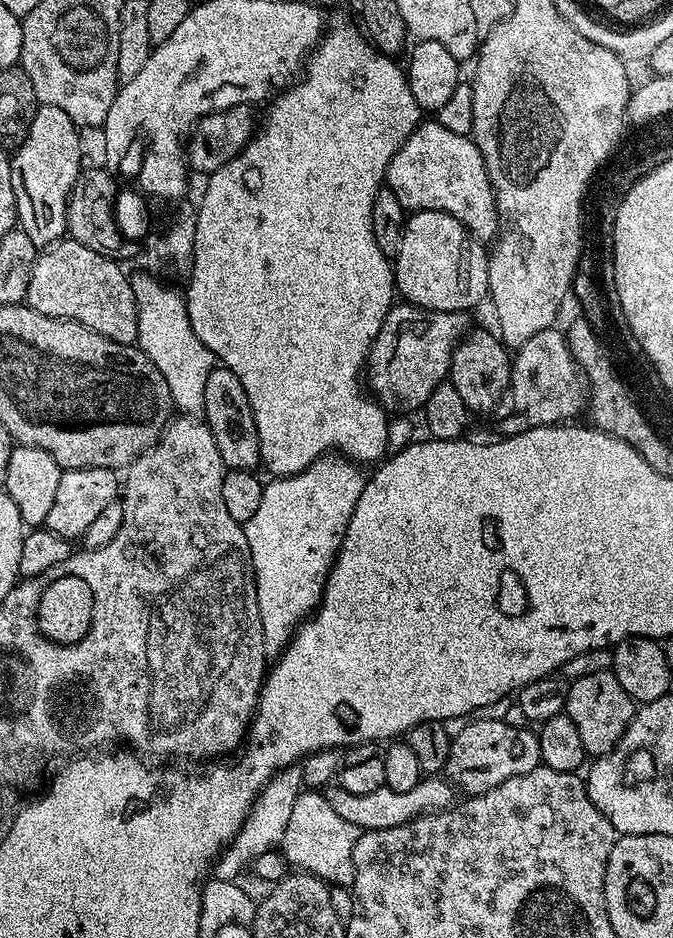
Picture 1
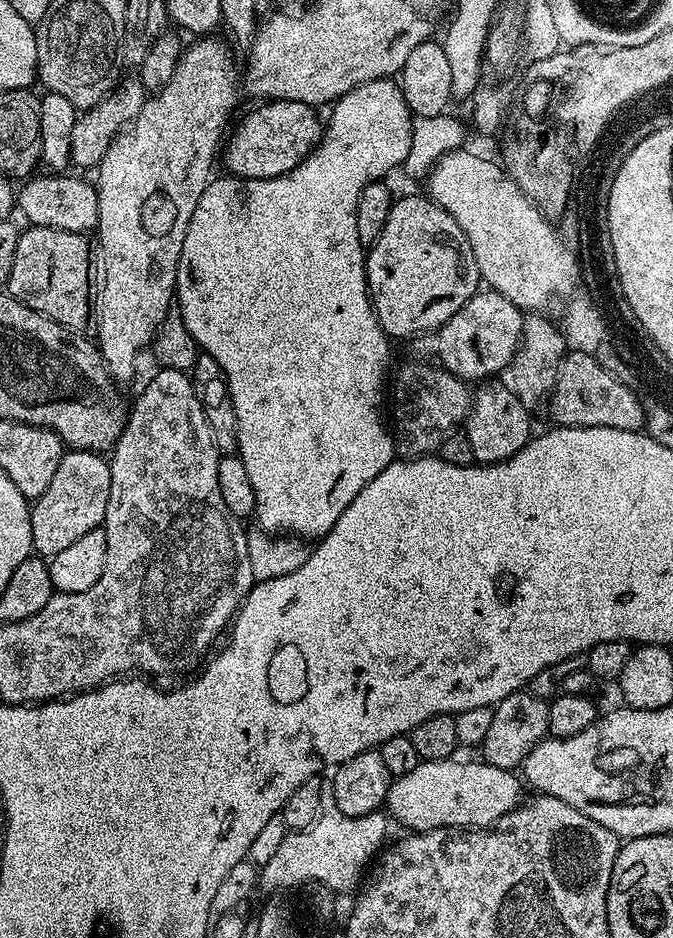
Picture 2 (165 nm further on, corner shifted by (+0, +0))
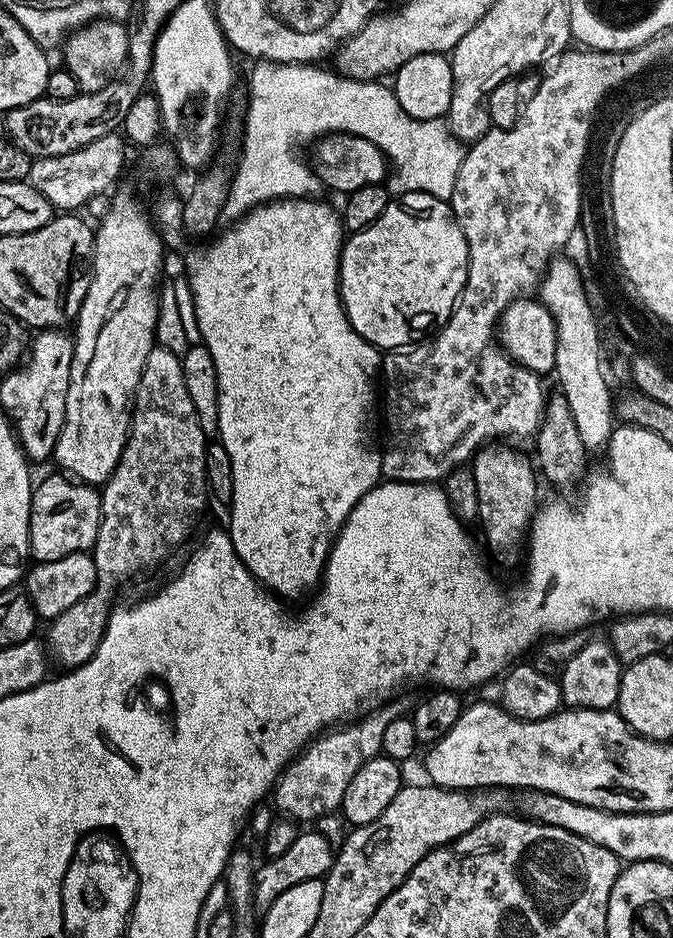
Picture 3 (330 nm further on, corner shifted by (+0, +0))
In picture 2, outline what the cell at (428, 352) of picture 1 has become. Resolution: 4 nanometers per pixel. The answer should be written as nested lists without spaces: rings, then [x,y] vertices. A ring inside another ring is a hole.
[[[477,290],[472,297],[440,328],[432,332],[423,333],[411,341],[412,348],[417,352],[417,357],[434,358],[435,363],[445,368],[465,382],[483,382],[489,378],[499,377],[500,371],[507,369],[516,353],[520,350],[520,341],[524,338],[525,313],[510,298],[502,298],[502,294],[491,290]]]

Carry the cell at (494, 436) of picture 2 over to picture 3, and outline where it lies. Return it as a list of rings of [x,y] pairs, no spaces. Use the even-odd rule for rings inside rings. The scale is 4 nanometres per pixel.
[[[492,442],[480,449],[472,458],[470,467],[474,474],[474,486],[478,486],[478,524],[484,527],[484,540],[492,547],[496,560],[504,568],[516,564],[516,555],[521,555],[528,539],[528,530],[532,527],[532,517],[538,511],[536,504],[536,480],[538,472],[533,461],[519,452],[519,447],[509,446],[504,442]]]

